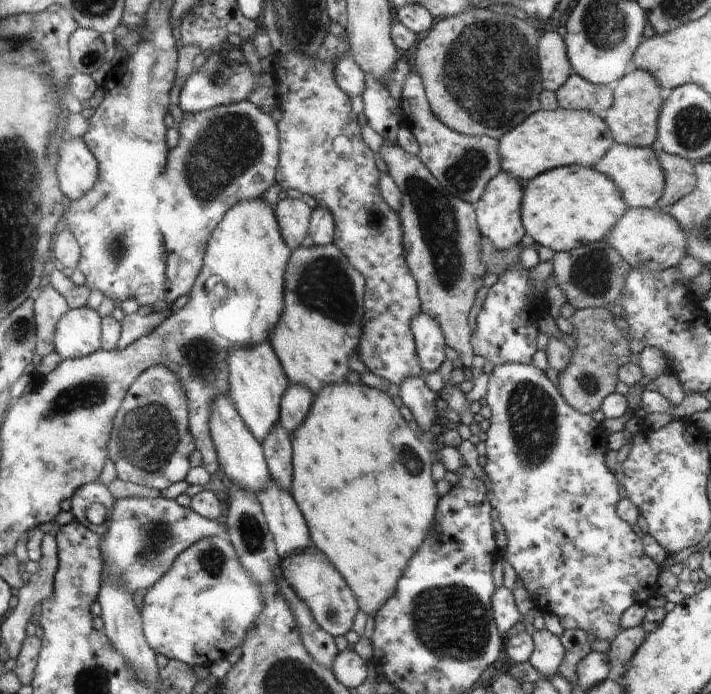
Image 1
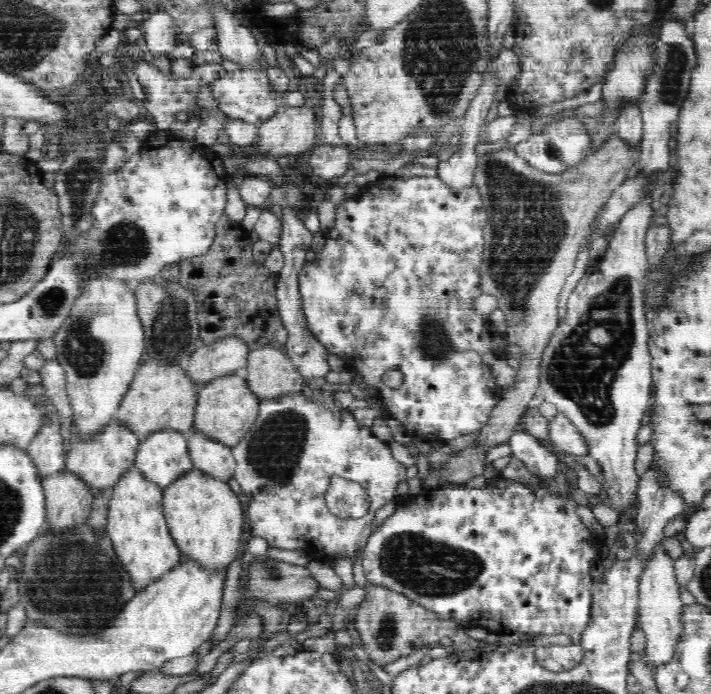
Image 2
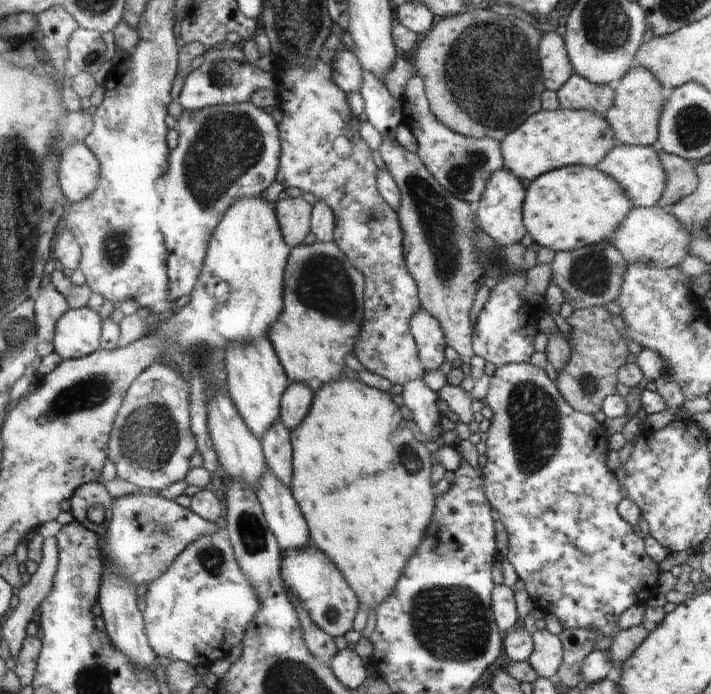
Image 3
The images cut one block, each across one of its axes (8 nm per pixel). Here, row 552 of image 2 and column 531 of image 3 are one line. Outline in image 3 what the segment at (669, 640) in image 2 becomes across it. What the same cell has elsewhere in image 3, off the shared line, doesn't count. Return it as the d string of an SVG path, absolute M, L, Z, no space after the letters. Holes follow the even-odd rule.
M534 629L534 651L532 657L527 661L536 670L540 677L550 678L558 673L560 669L564 650L557 636L548 630Z

